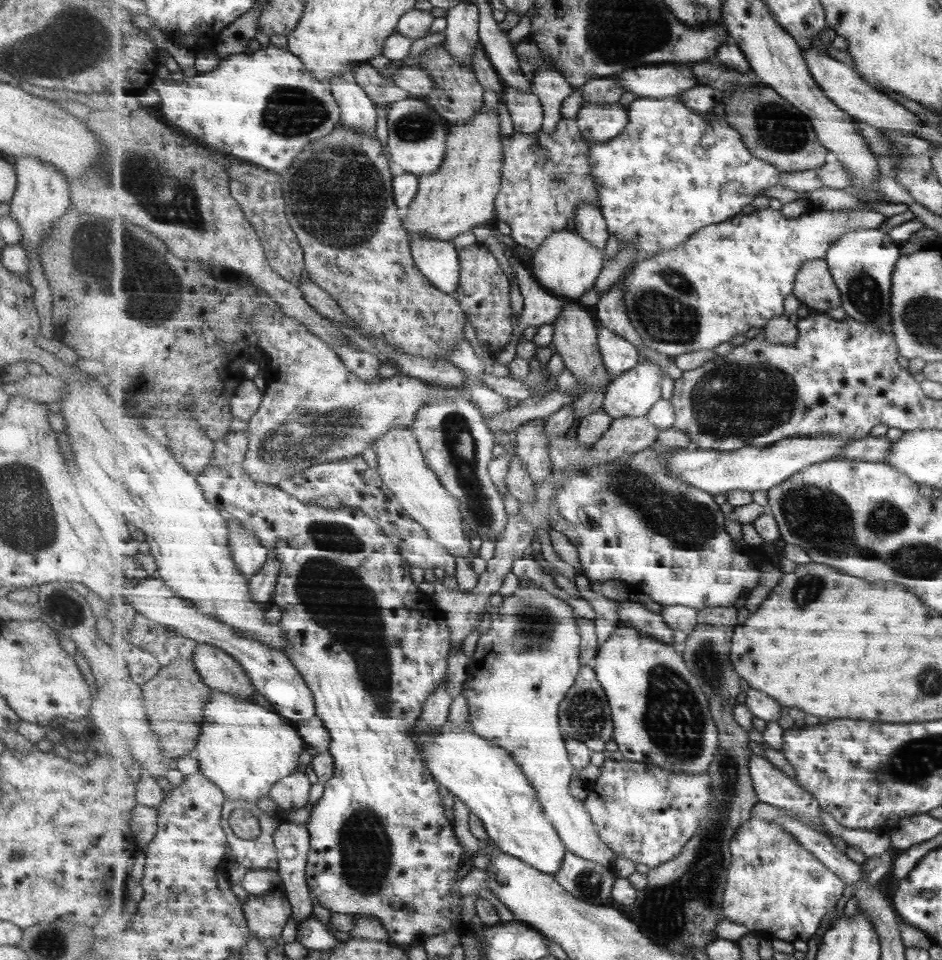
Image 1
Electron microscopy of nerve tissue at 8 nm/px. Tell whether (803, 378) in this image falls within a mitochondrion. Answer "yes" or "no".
no

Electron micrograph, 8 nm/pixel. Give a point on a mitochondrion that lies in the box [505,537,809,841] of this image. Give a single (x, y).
(673, 718)

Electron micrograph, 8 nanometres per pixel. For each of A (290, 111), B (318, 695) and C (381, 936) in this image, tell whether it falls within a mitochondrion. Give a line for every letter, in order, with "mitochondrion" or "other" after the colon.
A: mitochondrion
B: other
C: other

